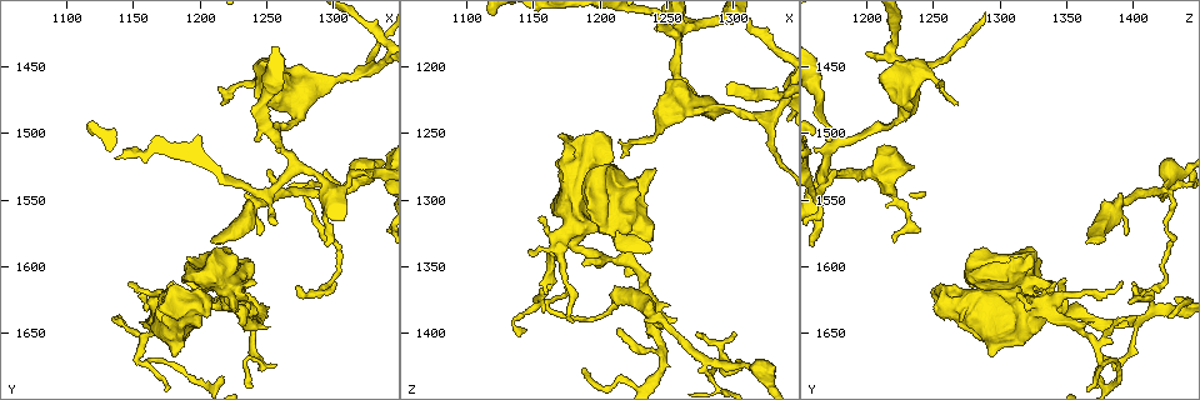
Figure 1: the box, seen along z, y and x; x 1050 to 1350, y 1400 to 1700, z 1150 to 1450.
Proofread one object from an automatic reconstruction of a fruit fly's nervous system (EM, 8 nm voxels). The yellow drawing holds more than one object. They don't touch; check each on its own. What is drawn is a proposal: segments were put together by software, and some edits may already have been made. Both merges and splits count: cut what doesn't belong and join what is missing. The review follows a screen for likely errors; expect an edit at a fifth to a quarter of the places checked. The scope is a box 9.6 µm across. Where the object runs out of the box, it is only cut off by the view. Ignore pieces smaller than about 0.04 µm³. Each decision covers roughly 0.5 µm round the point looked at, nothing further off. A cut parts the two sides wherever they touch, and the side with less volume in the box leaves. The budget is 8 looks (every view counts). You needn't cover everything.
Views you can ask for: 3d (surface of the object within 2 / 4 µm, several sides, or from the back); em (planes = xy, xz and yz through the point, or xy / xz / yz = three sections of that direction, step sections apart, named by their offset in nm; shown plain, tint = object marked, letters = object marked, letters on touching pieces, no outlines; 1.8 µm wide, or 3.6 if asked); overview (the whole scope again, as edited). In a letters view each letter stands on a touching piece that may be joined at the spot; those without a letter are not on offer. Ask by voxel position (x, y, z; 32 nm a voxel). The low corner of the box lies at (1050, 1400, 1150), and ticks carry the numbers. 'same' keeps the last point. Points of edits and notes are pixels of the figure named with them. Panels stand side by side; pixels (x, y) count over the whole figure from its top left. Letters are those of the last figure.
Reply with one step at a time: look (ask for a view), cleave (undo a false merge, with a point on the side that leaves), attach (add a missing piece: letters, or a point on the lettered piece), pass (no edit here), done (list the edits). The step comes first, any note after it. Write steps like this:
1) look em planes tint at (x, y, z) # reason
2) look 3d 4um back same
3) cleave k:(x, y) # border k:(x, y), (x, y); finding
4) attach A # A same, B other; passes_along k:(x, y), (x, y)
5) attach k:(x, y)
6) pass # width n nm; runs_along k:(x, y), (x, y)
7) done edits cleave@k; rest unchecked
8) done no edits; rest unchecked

look 3d 4um at (1280, 1544, 1420) # abrupt turn

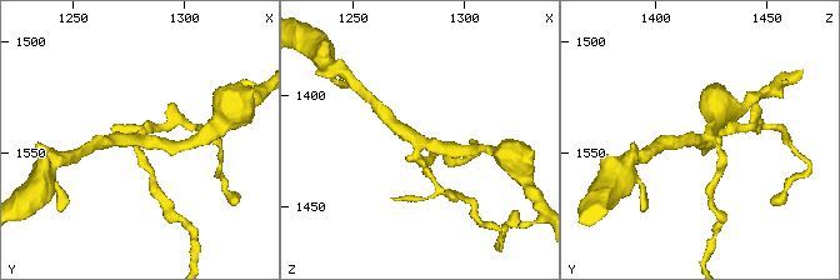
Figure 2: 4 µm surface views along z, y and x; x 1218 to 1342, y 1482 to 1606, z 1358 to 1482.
look em planes letters at (1279, 1544, 1422) # arms 4; need the tissue

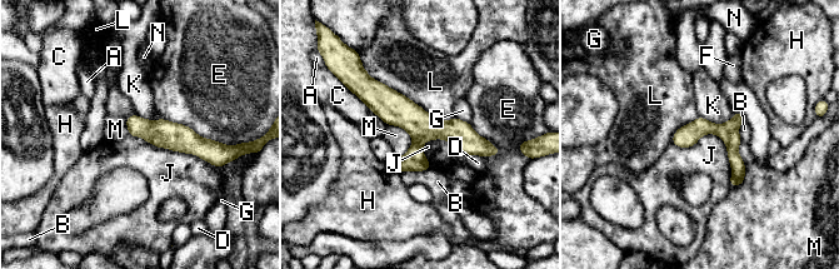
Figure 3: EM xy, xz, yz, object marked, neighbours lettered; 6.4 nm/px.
pass # A other, B other, C other, D other, E other, F other, G other, H other, J other, K other, L other, M other, N other; one cell here

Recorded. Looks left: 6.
look em planes tint at (1170, 1632, 1250) # thick end

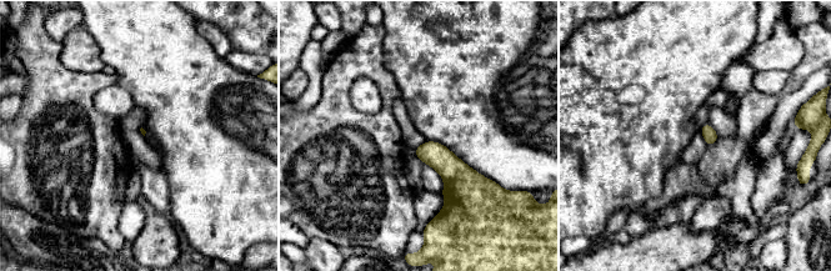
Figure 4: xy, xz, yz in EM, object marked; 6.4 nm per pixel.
look em planes letters same

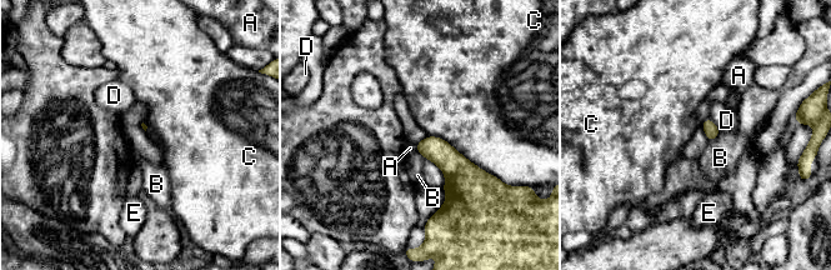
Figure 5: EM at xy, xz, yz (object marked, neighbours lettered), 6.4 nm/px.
pass # A other, B other, C other, D other, E other; border 5:(429, 135), (446, 140), (496, 178); none of them fits

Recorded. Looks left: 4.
look 3d 4um at (1214, 1628, 1346)

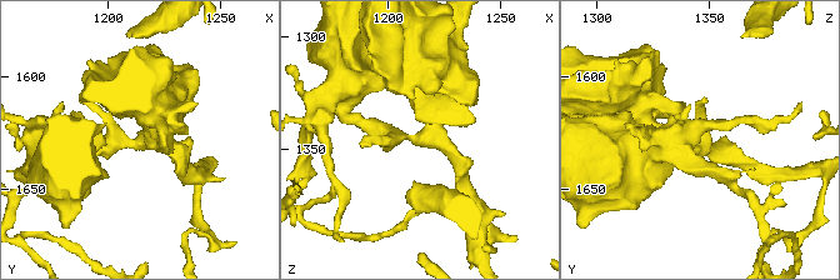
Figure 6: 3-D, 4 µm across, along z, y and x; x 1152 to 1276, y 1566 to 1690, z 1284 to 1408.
look em planes letters at (1216, 1630, 1347)

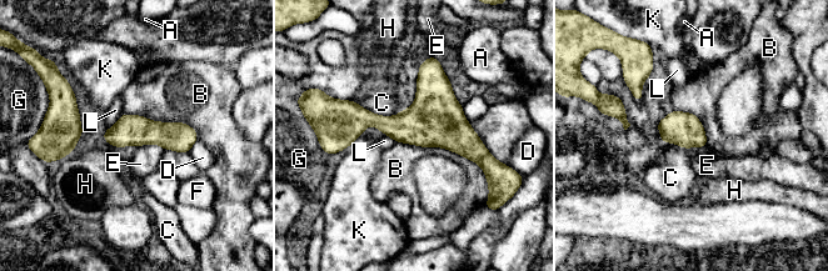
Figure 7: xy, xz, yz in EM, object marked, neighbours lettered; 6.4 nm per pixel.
pass # width 200 nm; A other, B other, C other, D other, E other, F other, G other, H other, K other, L other; runs_along 7:(339, 128), (445, 126), (485, 156); one cell here

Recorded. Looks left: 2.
done no edits; rest unchecked

